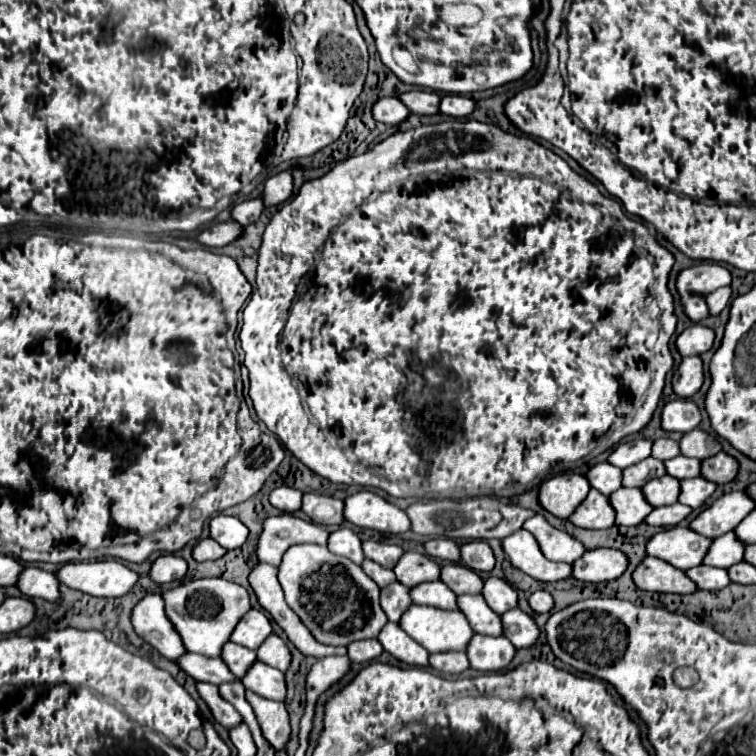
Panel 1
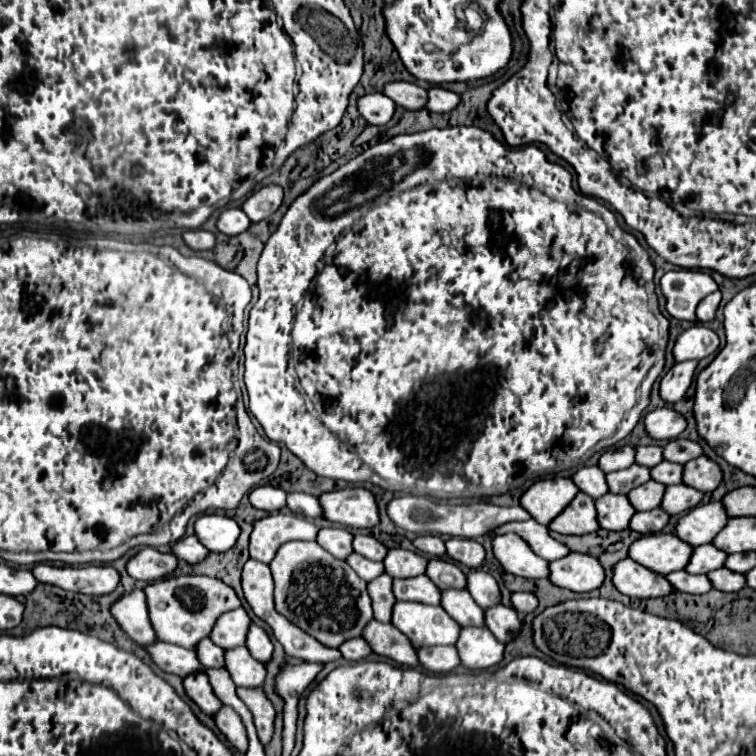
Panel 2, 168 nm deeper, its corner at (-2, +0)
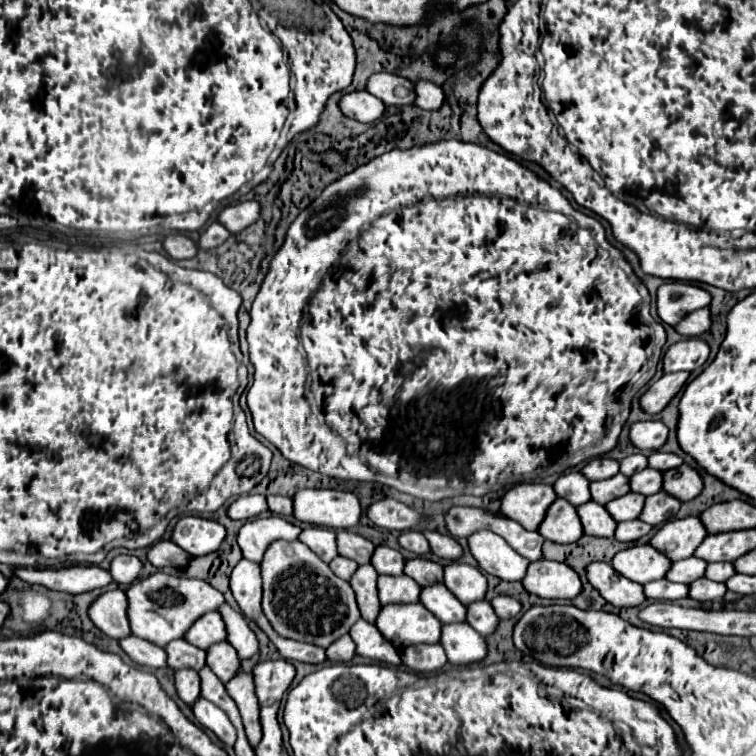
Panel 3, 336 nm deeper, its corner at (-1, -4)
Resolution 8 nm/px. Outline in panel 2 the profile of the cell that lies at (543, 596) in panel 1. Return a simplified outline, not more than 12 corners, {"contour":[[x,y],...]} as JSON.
{"contour":[[514,592],[512,608],[518,614],[534,612],[536,596],[530,592]]}

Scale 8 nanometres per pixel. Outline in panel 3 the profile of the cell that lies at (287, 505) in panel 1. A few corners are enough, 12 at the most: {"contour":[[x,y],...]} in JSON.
{"contour":[[247,494],[229,506],[233,520],[247,520],[267,512],[263,494]]}

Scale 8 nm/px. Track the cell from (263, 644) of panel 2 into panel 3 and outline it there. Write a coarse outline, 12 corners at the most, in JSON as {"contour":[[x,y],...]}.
{"contour":[[223,604],[219,612],[227,626],[227,642],[239,658],[259,652],[255,632],[243,614]]}

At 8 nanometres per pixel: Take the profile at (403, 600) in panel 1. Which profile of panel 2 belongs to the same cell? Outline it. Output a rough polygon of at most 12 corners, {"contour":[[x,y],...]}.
{"contour":[[388,574],[368,582],[372,612],[378,622],[390,622],[392,578]]}

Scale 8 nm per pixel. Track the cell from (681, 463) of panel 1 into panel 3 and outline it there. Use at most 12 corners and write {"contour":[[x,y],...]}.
{"contour":[[645,468],[631,476],[631,490],[657,494],[663,472]]}

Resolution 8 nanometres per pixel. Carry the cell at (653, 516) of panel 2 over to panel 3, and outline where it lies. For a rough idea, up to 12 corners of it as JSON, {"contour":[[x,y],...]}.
{"contour":[[641,520],[619,522],[615,538],[621,542],[639,540],[653,526]]}

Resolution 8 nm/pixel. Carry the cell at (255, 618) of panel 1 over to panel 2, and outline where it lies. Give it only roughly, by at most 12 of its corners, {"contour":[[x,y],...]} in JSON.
{"contour":[[244,608],[222,614],[210,640],[242,646],[250,618]]}

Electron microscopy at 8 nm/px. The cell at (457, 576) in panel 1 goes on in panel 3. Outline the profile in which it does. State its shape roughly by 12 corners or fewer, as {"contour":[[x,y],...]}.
{"contour":[[427,558],[407,560],[405,574],[419,586],[443,582],[443,566]]}

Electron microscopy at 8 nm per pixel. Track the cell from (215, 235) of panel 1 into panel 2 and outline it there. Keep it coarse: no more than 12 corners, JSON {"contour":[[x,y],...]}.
{"contour":[[186,230],[182,240],[192,250],[212,250],[214,234]]}

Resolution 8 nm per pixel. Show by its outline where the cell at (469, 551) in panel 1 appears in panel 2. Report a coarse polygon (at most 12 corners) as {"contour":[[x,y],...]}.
{"contour":[[450,538],[444,542],[446,554],[478,568],[484,548],[476,540]]}

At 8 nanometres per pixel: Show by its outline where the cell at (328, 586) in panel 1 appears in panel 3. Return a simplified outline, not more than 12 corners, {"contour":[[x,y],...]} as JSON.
{"contour":[[299,540],[261,562],[277,634],[327,648],[361,618],[351,584]]}

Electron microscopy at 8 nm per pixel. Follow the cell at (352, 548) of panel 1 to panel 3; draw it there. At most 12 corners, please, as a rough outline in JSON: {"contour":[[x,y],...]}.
{"contour":[[305,528],[299,536],[323,562],[337,552],[335,532],[329,528]]}

